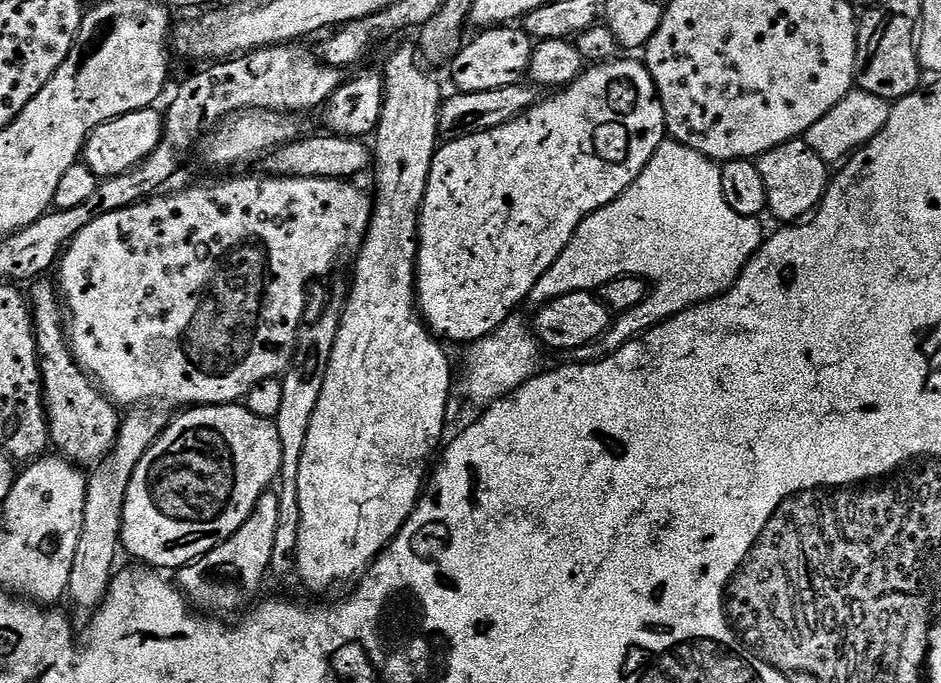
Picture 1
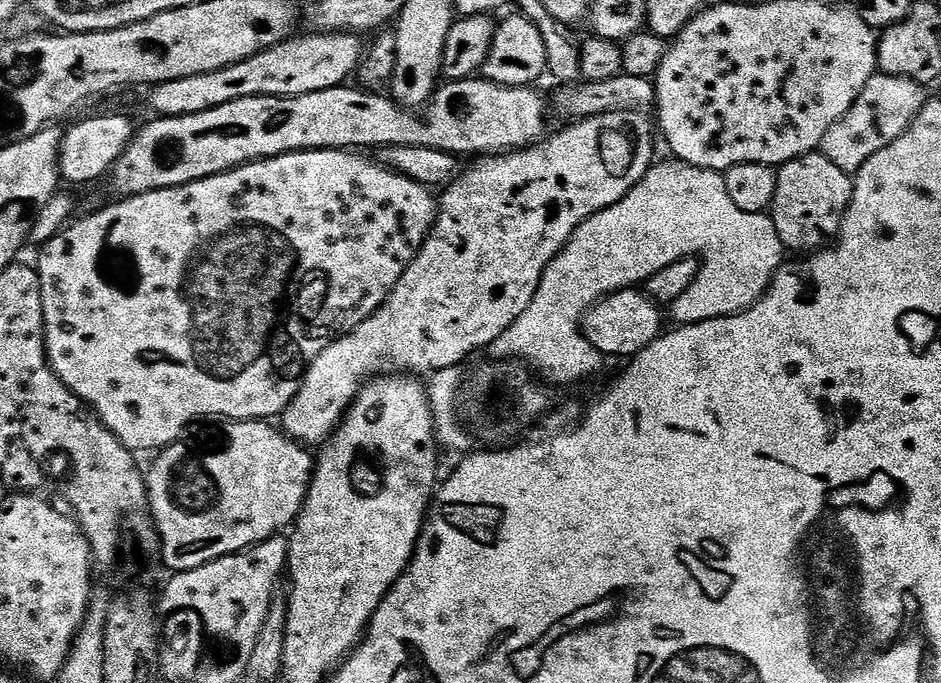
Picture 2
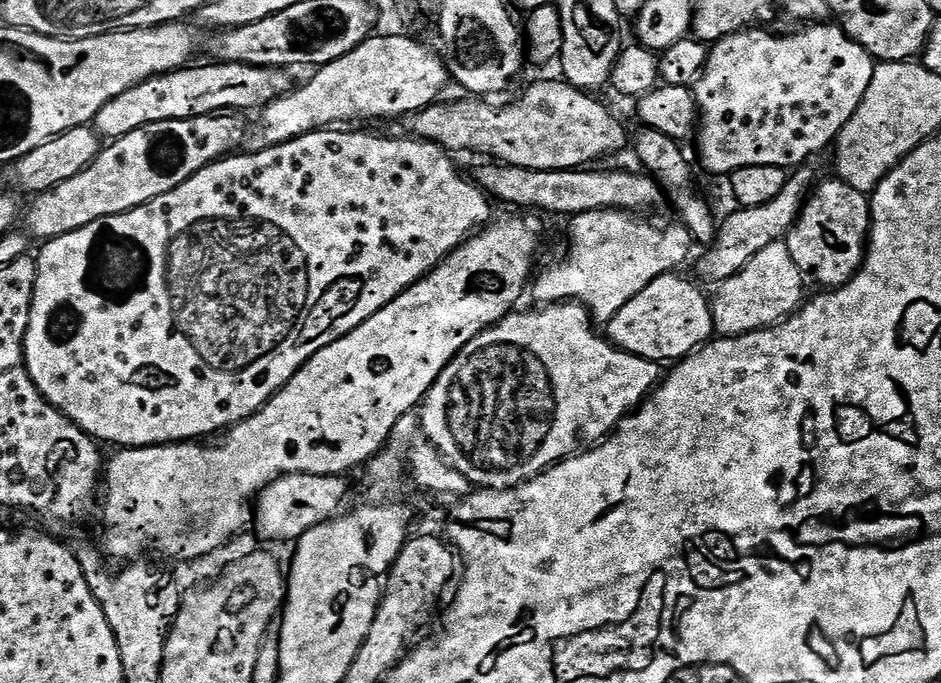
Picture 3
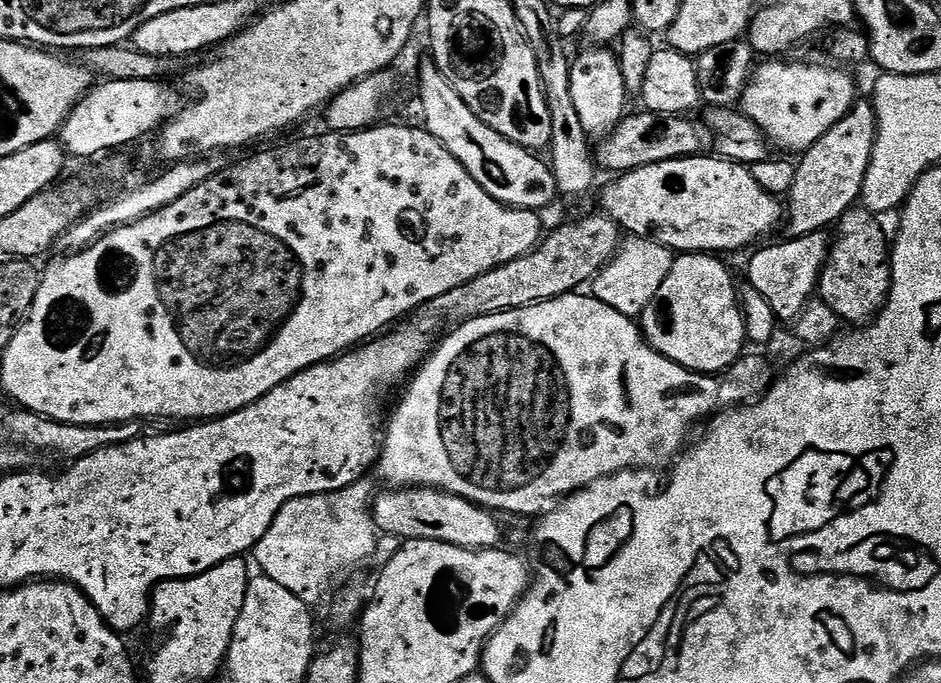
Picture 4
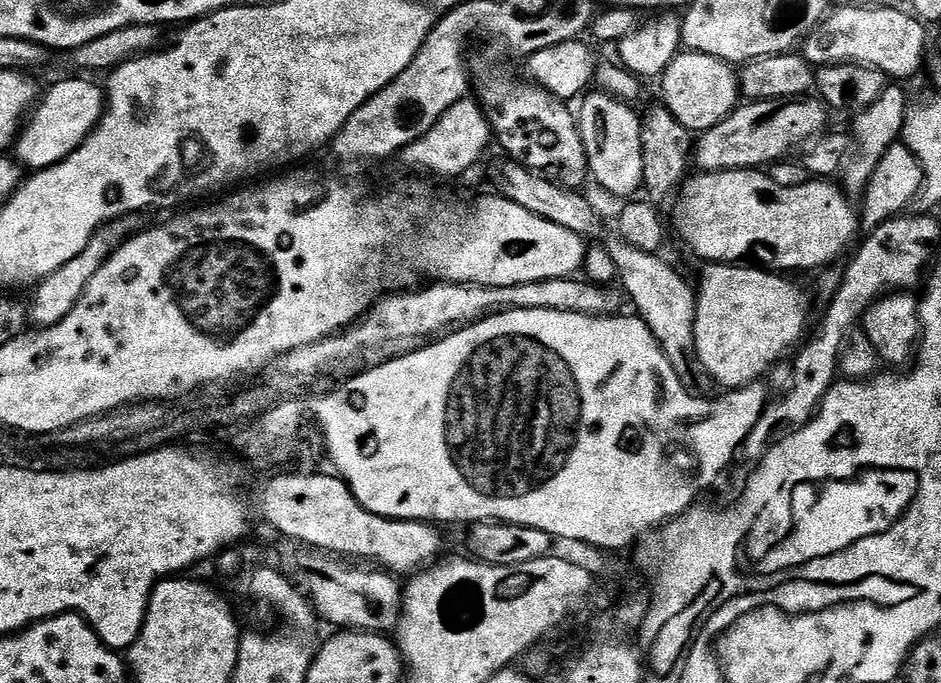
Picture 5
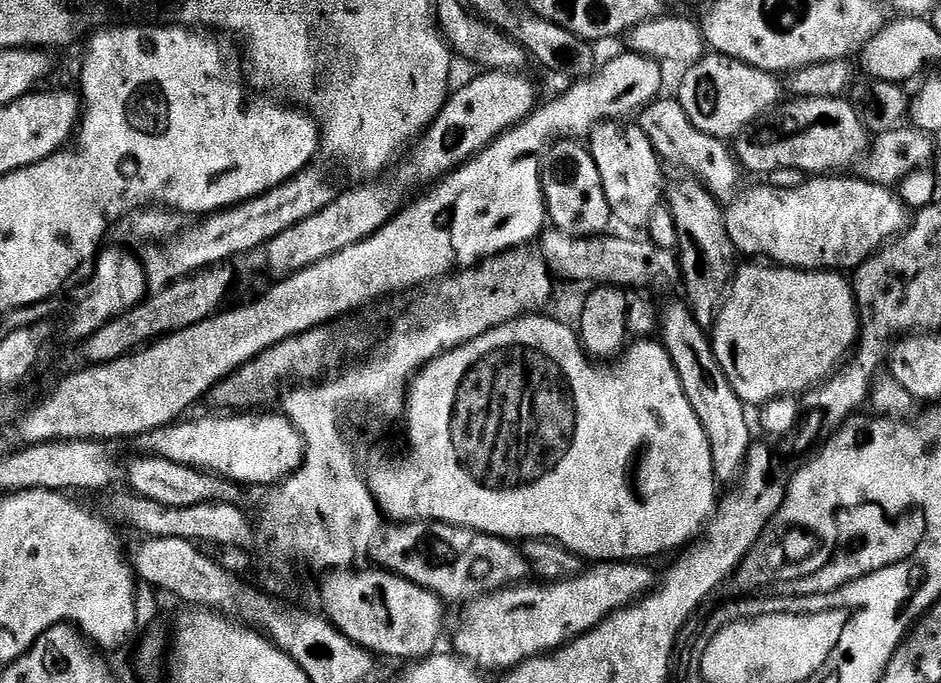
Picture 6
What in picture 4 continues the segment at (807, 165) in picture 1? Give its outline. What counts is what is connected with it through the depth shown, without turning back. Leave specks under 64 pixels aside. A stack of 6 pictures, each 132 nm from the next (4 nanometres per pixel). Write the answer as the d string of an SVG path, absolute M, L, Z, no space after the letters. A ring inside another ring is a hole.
M853 206L840 221L840 237L835 237L831 245L831 252L828 253L828 261L821 270L818 296L825 304L834 310L834 314L840 317L841 321L849 325L860 326L871 321L876 313L883 308L888 301L888 291L892 289L892 265L890 263L890 236L884 233L884 228L879 224L877 213L869 212L863 206Z

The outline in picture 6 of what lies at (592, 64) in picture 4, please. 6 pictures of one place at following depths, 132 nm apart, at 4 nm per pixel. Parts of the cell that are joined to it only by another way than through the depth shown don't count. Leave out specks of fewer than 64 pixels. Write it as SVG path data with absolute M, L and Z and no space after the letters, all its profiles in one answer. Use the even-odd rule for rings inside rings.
M605 122L596 125L590 133L590 139L592 139L590 151L594 162L598 166L598 174L602 174L602 186L606 190L606 202L610 202L613 217L617 221L621 220L628 228L643 229L650 214L661 203L662 197L666 192L666 187L664 188L664 172L660 169L662 161L656 155L650 138L646 138L646 134L640 127L623 128L624 126L620 122Z

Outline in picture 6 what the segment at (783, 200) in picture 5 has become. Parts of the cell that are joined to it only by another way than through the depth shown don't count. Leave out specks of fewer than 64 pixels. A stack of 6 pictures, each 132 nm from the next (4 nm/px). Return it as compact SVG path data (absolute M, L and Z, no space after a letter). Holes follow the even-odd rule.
M820 174L815 178L805 179L803 184L792 189L772 188L767 182L761 182L757 188L746 189L745 187L727 205L729 208L726 208L723 213L724 226L737 253L744 255L745 252L748 258L769 256L772 259L769 261L773 265L801 270L845 270L844 268L855 270L859 268L865 260L870 259L875 252L879 252L885 244L899 236L908 227L910 212L904 201L893 192L891 187L871 184L863 178L847 180L844 176L847 175Z

